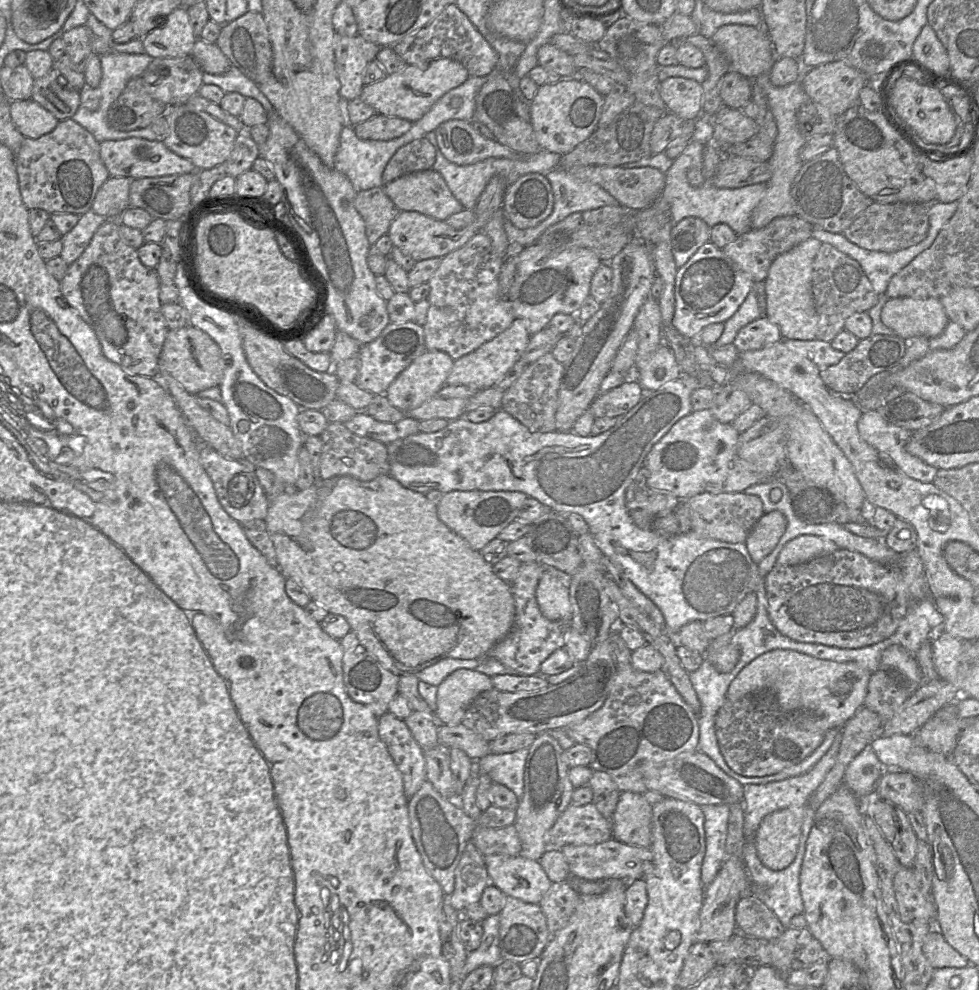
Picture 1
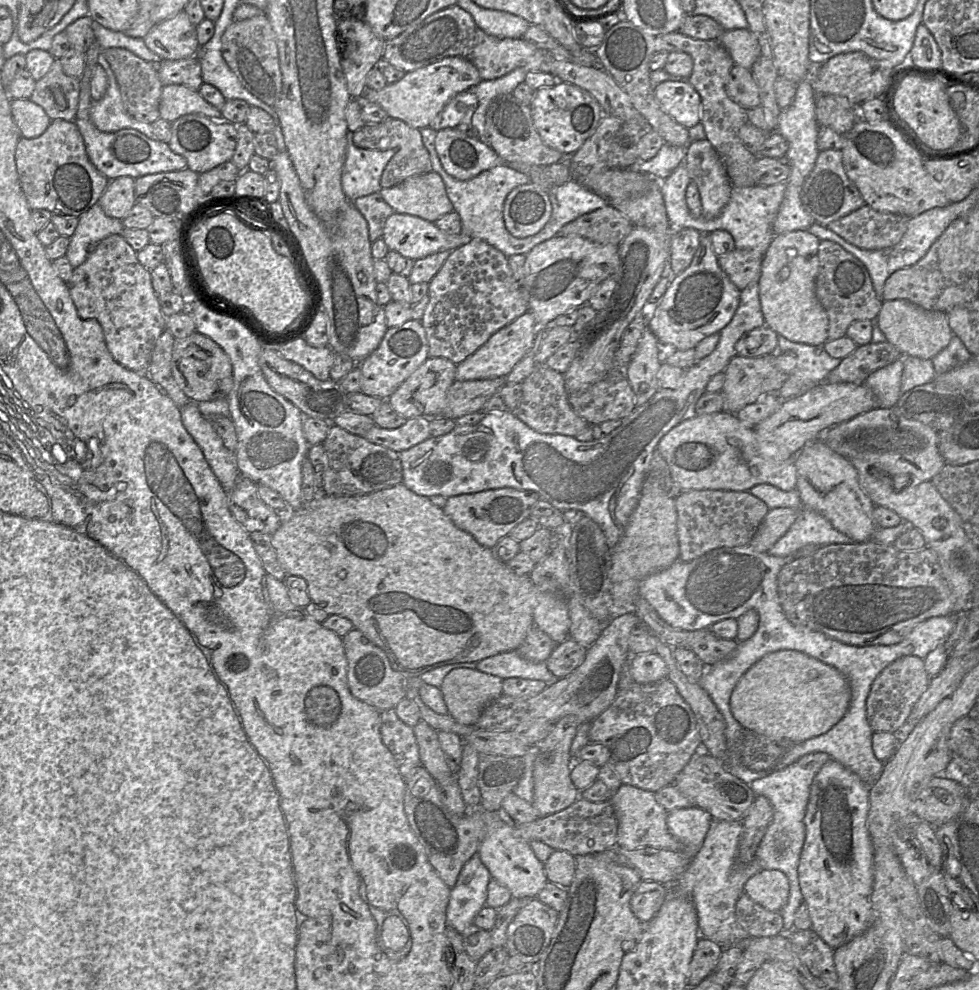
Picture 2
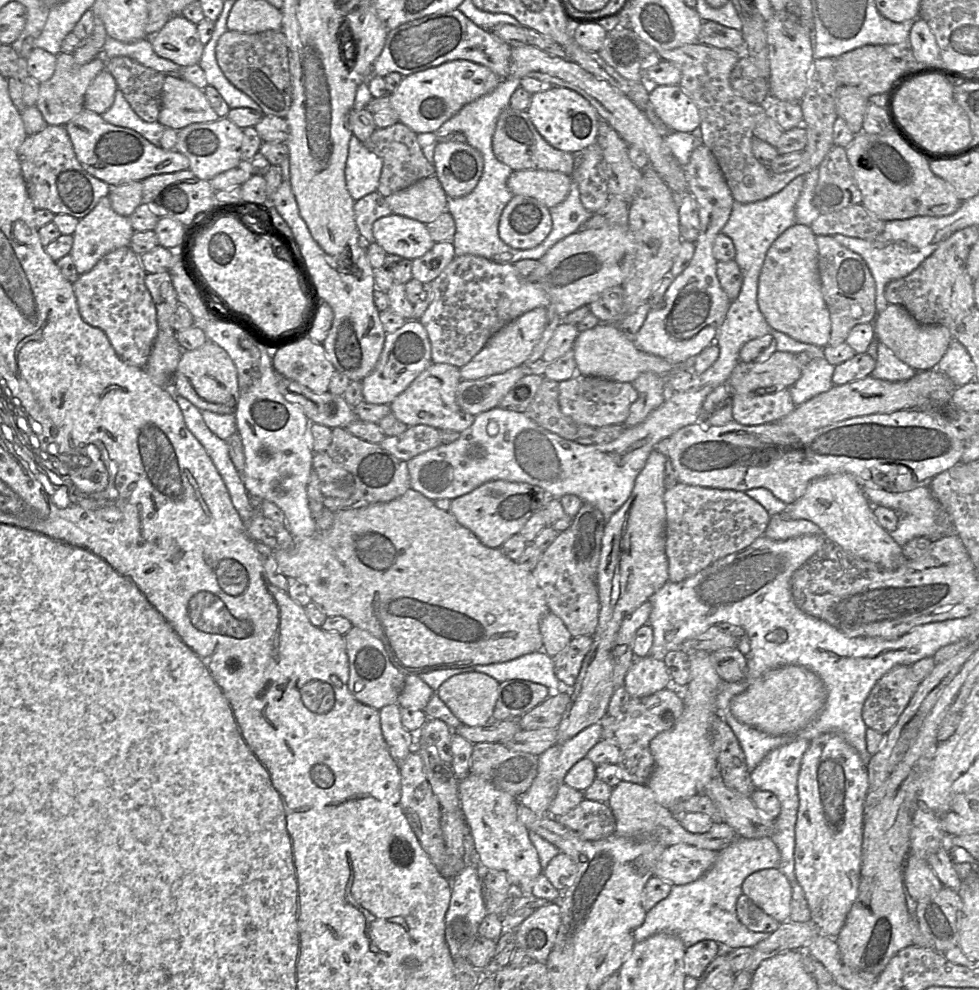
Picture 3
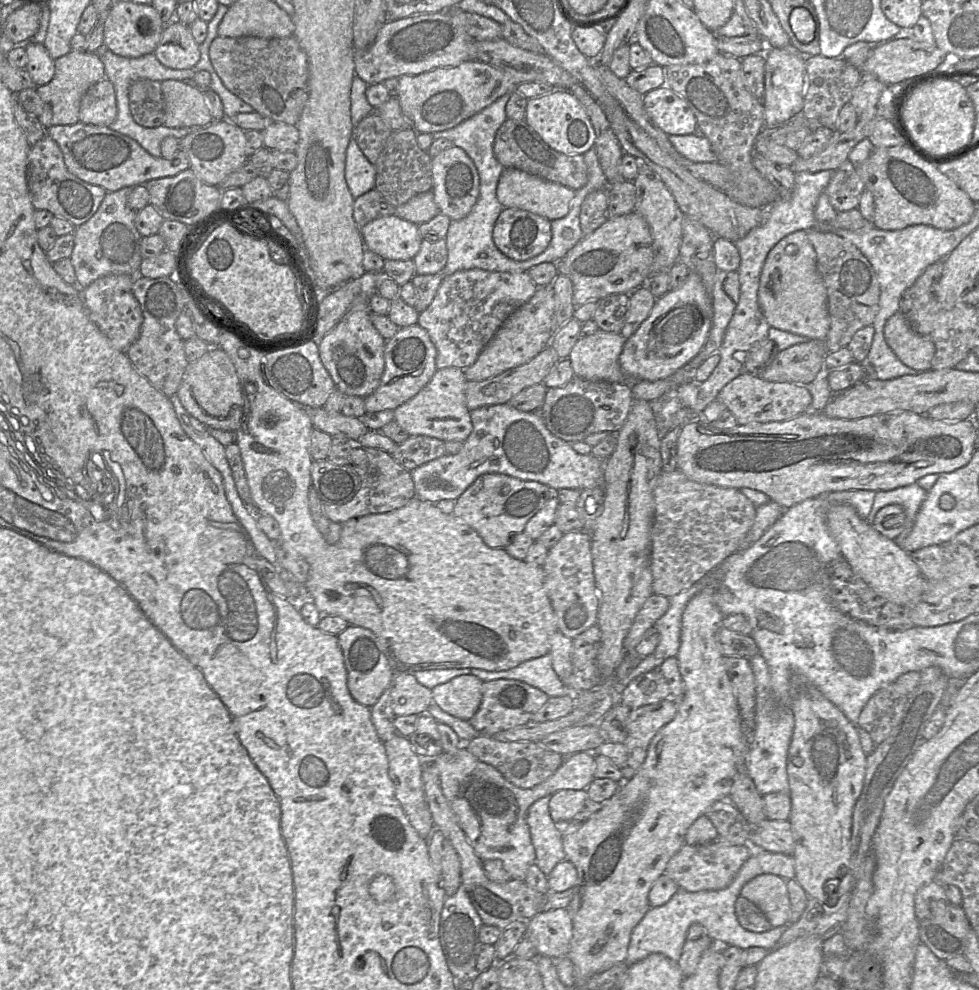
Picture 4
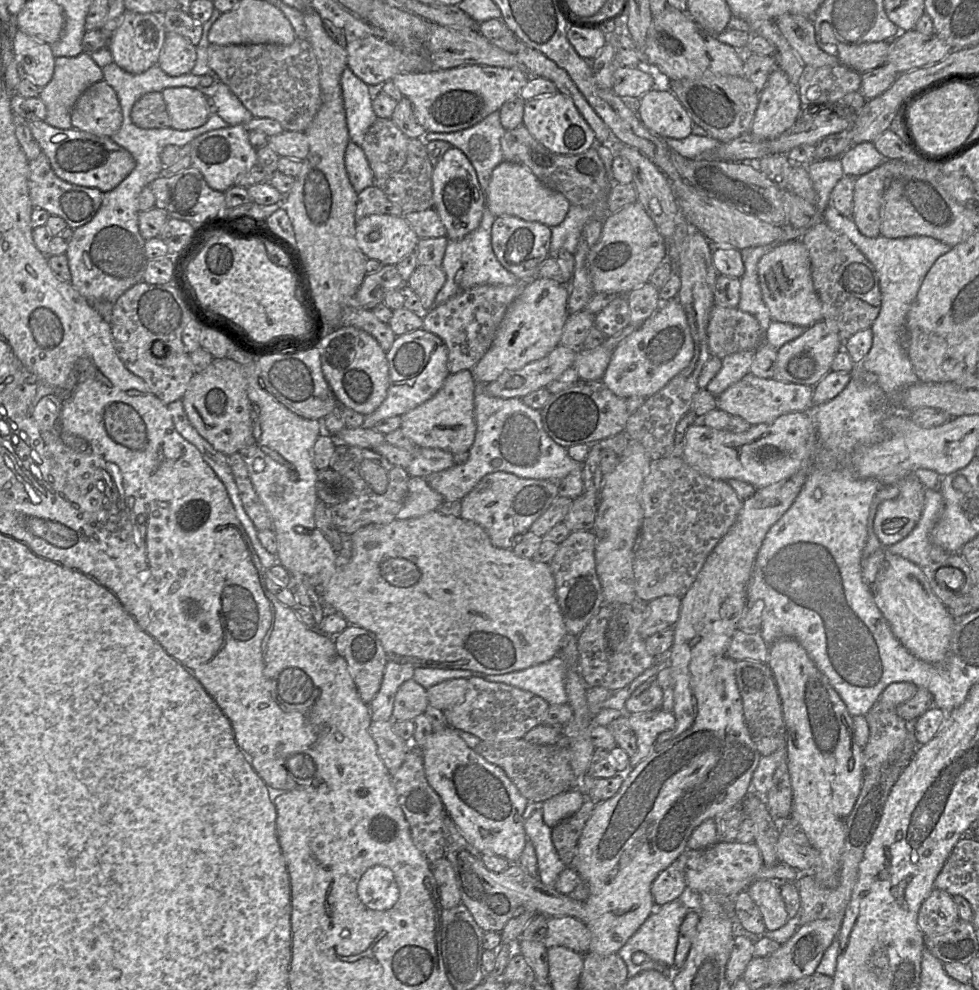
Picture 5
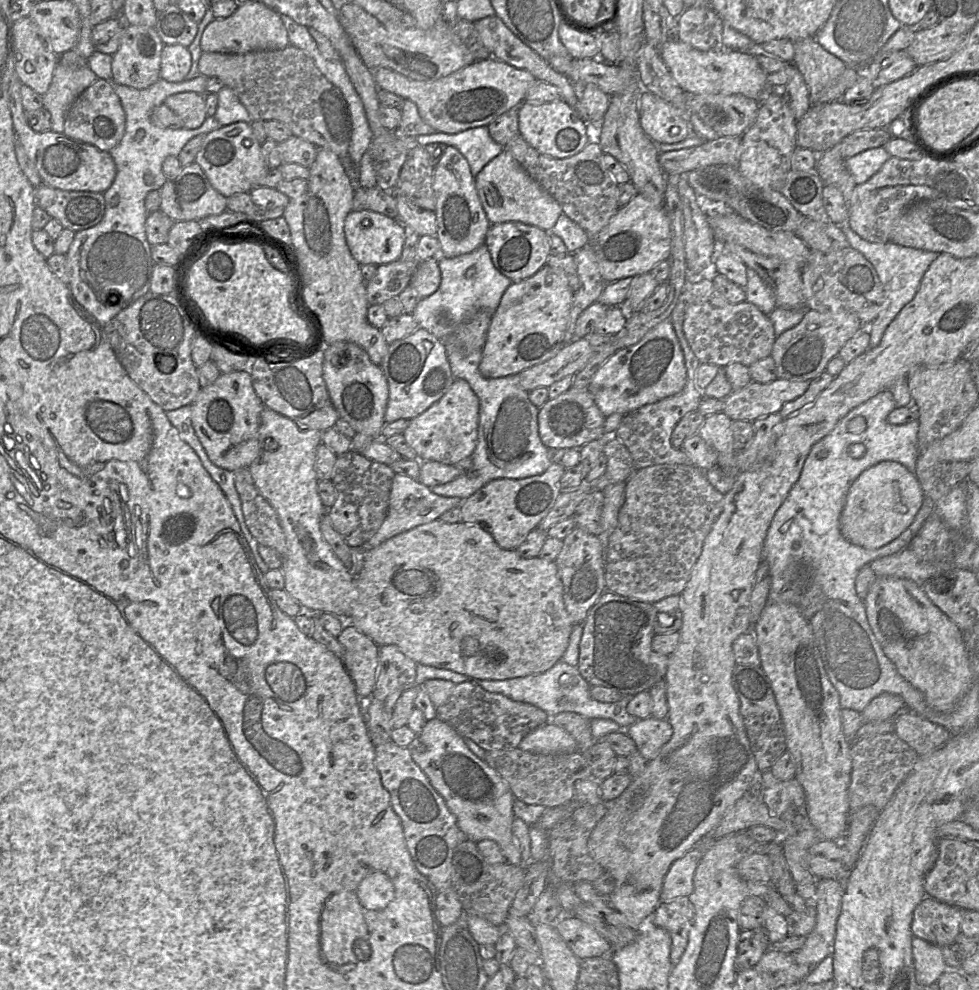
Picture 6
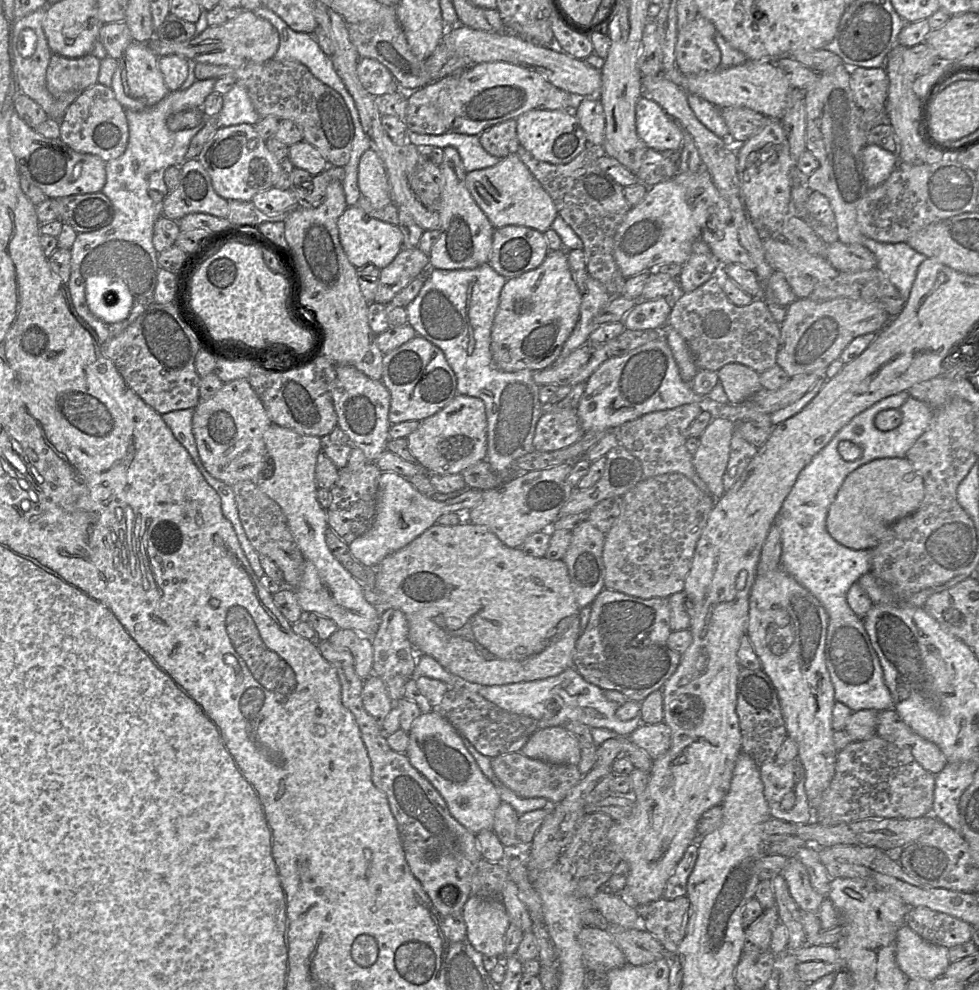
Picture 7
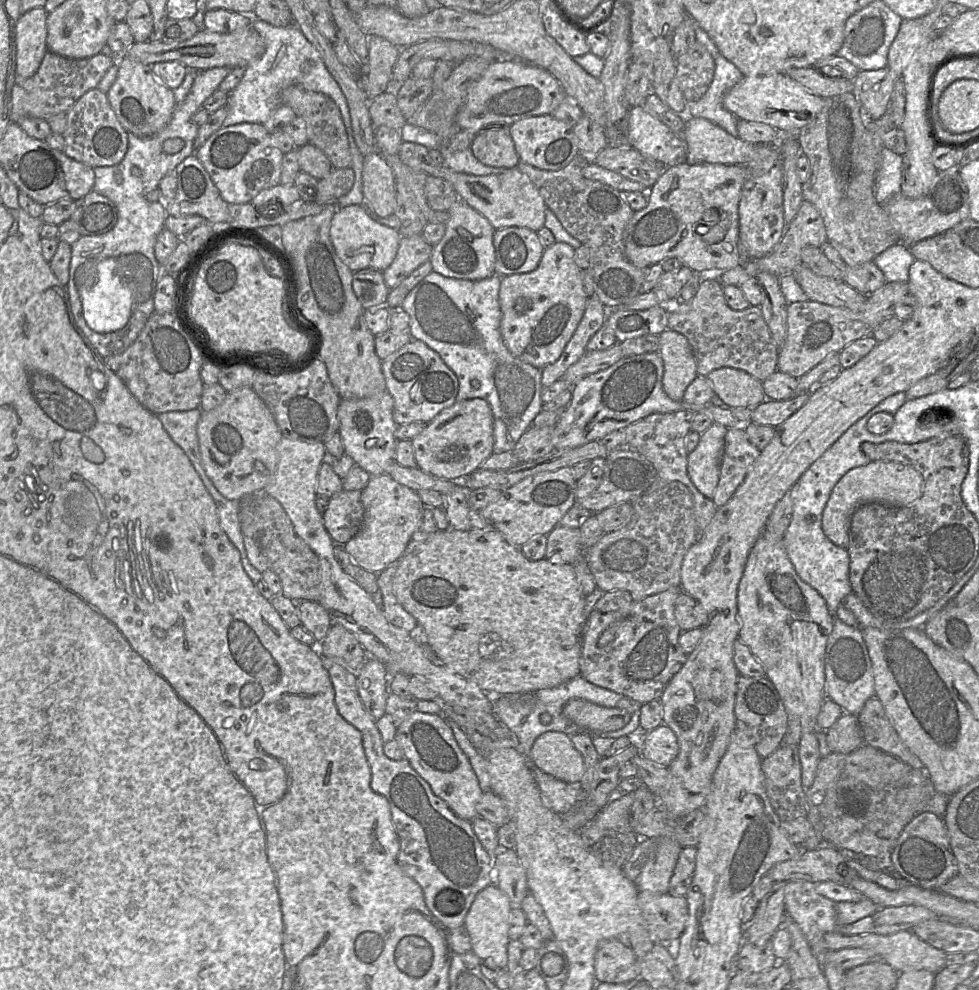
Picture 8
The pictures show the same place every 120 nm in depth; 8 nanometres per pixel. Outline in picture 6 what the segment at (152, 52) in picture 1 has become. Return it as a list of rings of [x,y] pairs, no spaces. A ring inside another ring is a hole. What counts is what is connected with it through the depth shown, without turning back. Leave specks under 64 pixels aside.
[[[179,44],[164,45],[161,54],[160,78],[168,82],[182,82],[192,65],[188,48]]]

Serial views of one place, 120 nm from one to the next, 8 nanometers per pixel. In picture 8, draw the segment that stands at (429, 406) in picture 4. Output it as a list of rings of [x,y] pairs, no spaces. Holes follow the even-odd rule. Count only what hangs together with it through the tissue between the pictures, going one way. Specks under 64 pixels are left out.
[[[481,398],[456,401],[442,410],[412,440],[417,467],[433,476],[463,480],[479,469],[493,454],[493,416],[489,404]]]

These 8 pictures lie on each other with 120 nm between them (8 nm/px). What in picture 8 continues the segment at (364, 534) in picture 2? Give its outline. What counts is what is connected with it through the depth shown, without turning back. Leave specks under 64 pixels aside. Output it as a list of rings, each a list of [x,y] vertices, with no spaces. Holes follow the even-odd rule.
[[[494,528],[461,531],[455,529],[438,530],[419,541],[411,552],[398,559],[398,567],[393,577],[393,591],[403,608],[423,627],[428,643],[438,657],[438,662],[449,671],[475,683],[481,690],[492,696],[517,696],[537,690],[557,687],[580,675],[580,658],[588,618],[584,613],[586,597],[577,581],[571,564],[552,562],[547,558],[532,561],[525,557],[520,547],[508,543]]]

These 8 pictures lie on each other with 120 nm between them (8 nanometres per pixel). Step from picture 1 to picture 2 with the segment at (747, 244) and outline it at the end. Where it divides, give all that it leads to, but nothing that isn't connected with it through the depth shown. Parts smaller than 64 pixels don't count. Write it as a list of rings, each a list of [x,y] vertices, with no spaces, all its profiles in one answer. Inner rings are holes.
[[[734,249],[718,256],[721,269],[731,282],[743,290],[752,282],[758,282],[765,253],[755,249]]]

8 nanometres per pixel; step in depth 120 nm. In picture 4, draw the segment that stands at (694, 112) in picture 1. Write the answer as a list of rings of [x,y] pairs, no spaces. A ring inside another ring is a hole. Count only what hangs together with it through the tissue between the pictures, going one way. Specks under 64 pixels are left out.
[[[666,84],[643,96],[651,120],[667,135],[693,134],[697,119],[688,103]]]

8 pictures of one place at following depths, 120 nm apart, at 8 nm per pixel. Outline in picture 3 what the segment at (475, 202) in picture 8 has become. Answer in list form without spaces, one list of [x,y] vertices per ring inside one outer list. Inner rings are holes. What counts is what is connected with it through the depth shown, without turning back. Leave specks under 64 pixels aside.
[[[513,170],[507,179],[514,196],[535,198],[549,209],[567,197],[571,183],[571,176],[550,170]]]

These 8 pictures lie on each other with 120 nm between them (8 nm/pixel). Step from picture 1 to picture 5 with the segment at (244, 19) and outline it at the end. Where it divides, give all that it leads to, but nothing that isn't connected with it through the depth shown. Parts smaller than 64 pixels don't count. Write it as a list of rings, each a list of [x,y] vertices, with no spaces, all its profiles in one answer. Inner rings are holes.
[[[296,38],[290,45],[210,43],[207,48],[207,59],[212,71],[238,97],[253,117],[272,118],[278,121],[284,130],[304,132],[320,108],[322,96],[319,65],[307,39]]]

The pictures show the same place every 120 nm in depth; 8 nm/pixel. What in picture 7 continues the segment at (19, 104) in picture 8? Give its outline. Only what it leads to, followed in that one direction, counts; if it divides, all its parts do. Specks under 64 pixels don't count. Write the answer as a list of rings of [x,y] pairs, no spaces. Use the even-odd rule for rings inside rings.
[[[52,53],[46,71],[46,86],[54,98],[65,93],[82,93],[98,83],[101,60],[92,54],[66,58]]]

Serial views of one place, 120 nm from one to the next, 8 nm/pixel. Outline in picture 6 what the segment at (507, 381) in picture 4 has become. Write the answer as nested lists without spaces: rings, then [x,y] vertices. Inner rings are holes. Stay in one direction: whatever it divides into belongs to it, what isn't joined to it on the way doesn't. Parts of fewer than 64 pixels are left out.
[[[586,337],[573,339],[549,360],[516,374],[517,383],[528,392],[539,387],[548,388],[568,375],[575,375],[594,353]]]

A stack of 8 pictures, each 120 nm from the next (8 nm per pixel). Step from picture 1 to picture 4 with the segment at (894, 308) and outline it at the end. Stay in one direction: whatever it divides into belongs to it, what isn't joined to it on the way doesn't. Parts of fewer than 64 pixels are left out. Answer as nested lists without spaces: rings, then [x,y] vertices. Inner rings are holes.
[[[901,311],[885,323],[884,338],[888,346],[906,366],[924,372],[931,369],[935,345],[914,331]]]

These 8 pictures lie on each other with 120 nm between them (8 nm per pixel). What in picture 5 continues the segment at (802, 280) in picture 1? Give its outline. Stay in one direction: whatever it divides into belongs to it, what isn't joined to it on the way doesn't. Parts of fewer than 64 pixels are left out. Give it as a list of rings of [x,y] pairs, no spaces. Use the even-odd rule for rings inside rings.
[[[801,239],[776,245],[758,263],[763,300],[772,320],[809,328],[823,320],[822,304],[811,276],[809,252]]]

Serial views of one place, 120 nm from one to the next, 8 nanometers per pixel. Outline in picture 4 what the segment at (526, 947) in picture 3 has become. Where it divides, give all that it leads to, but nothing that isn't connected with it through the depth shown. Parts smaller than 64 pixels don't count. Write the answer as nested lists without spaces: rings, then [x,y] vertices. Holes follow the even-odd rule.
[[[566,908],[545,910],[527,922],[524,937],[529,938],[539,955],[553,959],[567,956],[573,937],[573,924]]]

